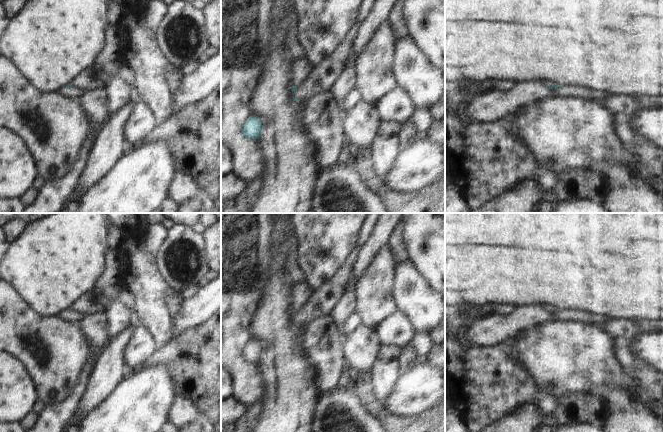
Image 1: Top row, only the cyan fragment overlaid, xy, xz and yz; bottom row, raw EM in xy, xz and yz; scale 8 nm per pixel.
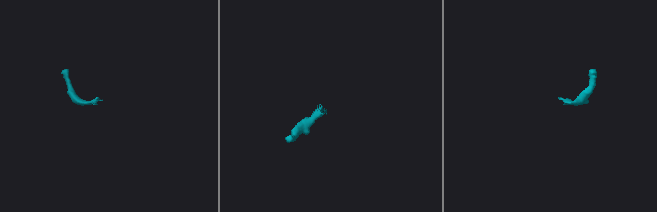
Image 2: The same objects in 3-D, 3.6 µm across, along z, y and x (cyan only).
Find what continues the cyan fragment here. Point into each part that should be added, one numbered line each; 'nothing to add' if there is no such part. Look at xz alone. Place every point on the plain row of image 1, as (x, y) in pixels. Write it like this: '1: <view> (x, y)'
1: xz (320, 303)

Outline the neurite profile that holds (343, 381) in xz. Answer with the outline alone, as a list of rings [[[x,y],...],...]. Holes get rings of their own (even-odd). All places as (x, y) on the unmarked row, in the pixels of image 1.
[[[346,365],[343,368],[343,370],[340,374],[340,377],[338,379],[337,387],[340,391],[344,391],[348,388],[348,384],[349,384],[349,380],[350,380],[348,369],[349,369],[349,366]]]

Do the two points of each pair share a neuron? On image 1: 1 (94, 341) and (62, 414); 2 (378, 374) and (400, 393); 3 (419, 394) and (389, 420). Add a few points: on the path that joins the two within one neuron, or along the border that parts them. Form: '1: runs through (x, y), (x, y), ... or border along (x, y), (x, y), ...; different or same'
1: runs through (92, 359), (75, 396); same
2: border along (400, 374), (386, 398), (384, 406); different
3: border along (385, 413), (393, 415), (418, 414); different

